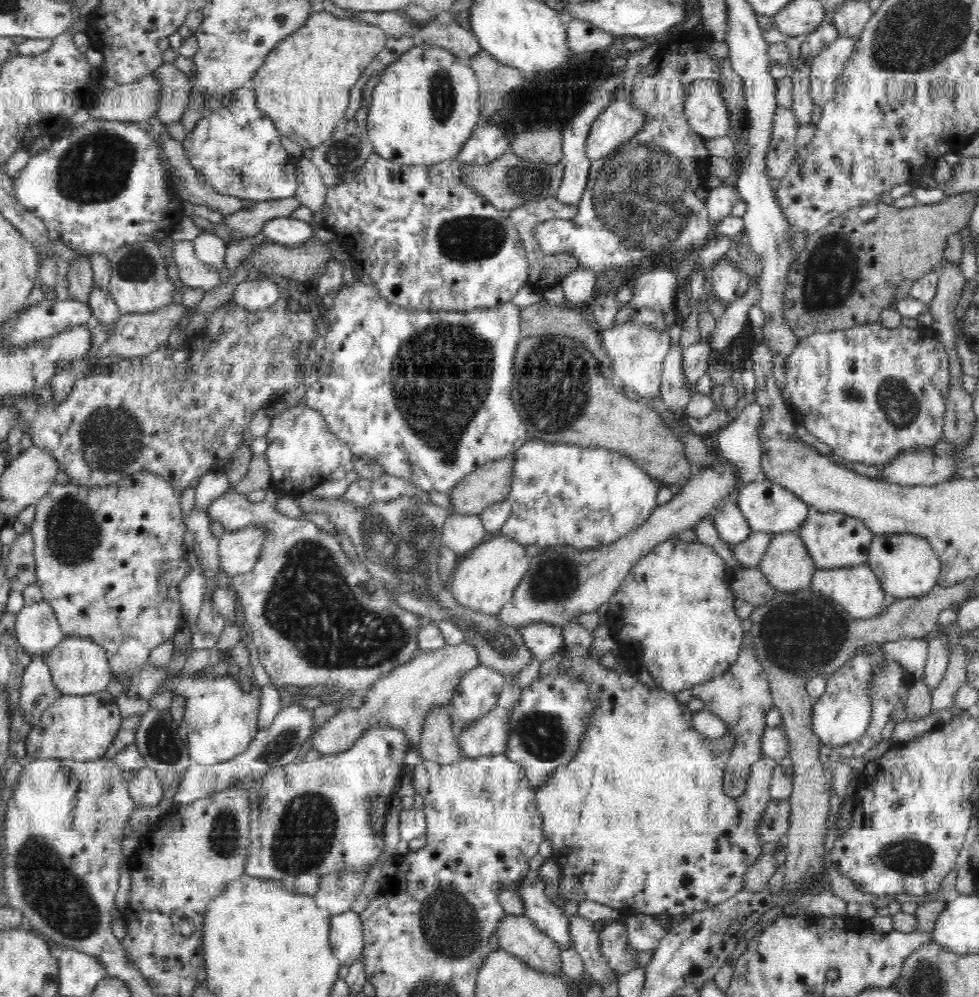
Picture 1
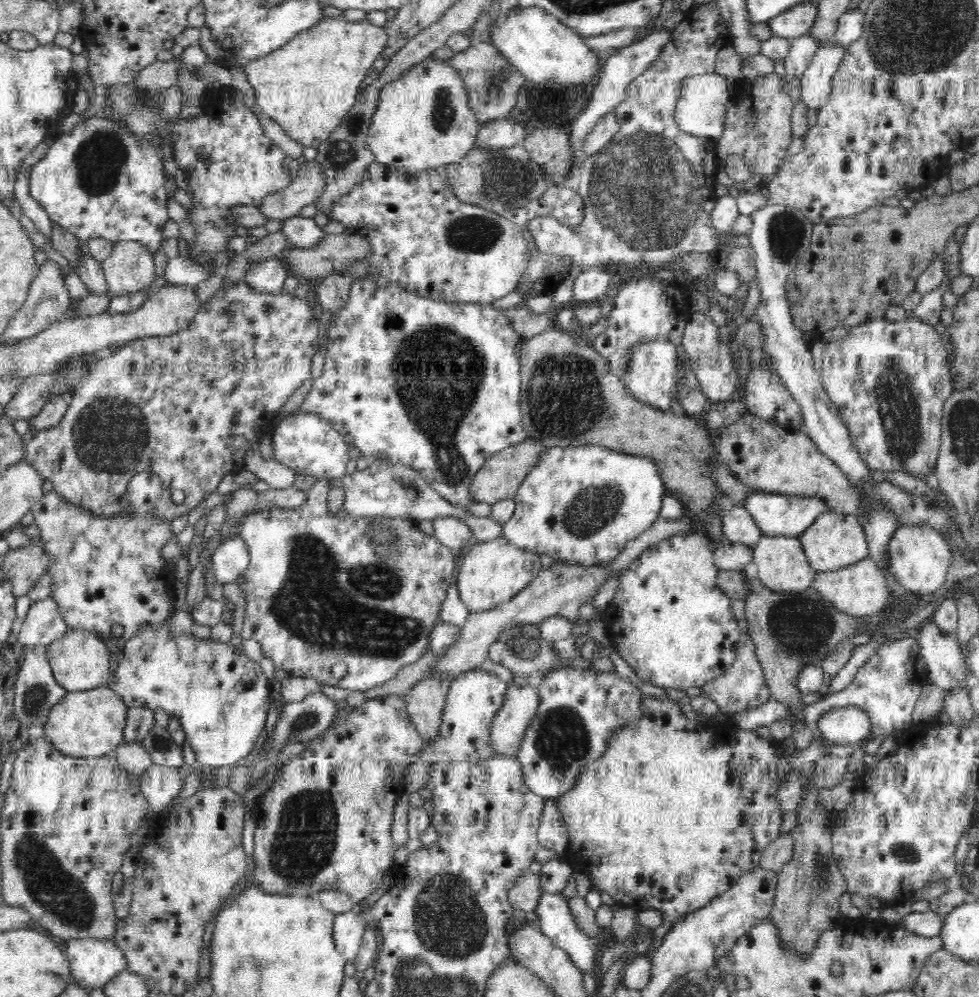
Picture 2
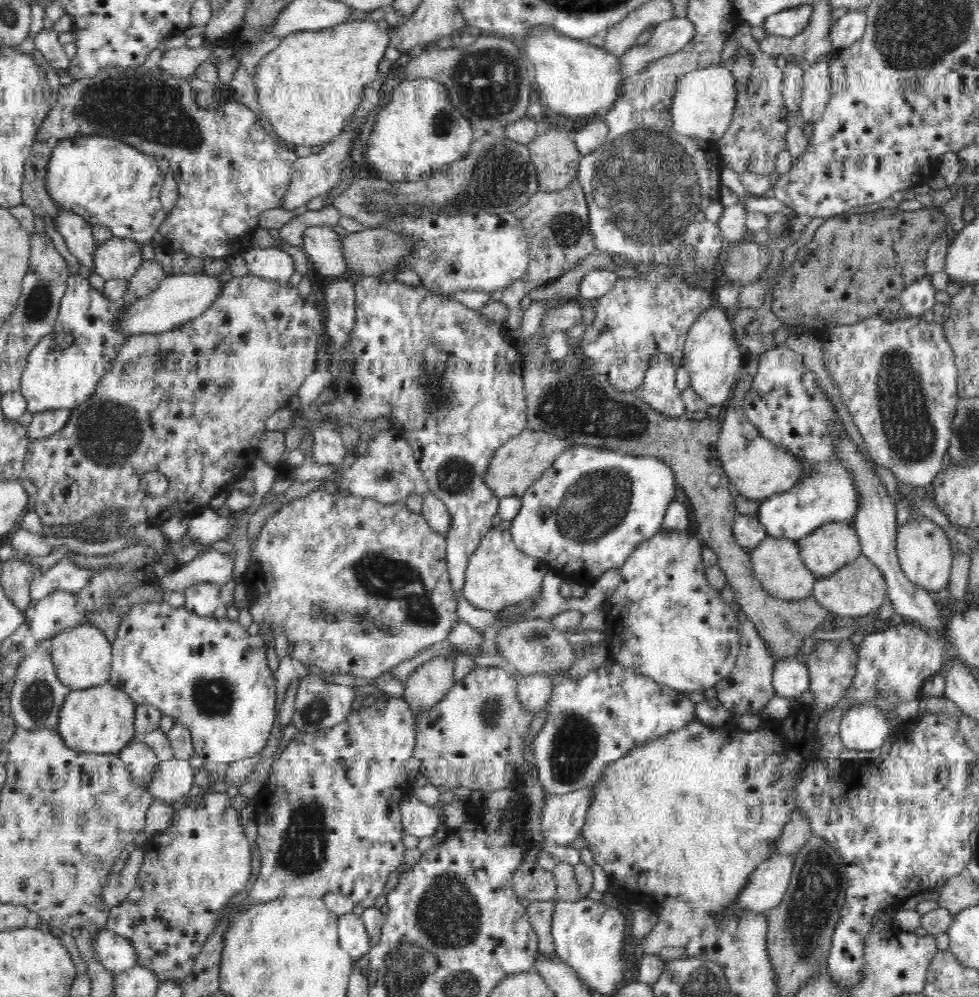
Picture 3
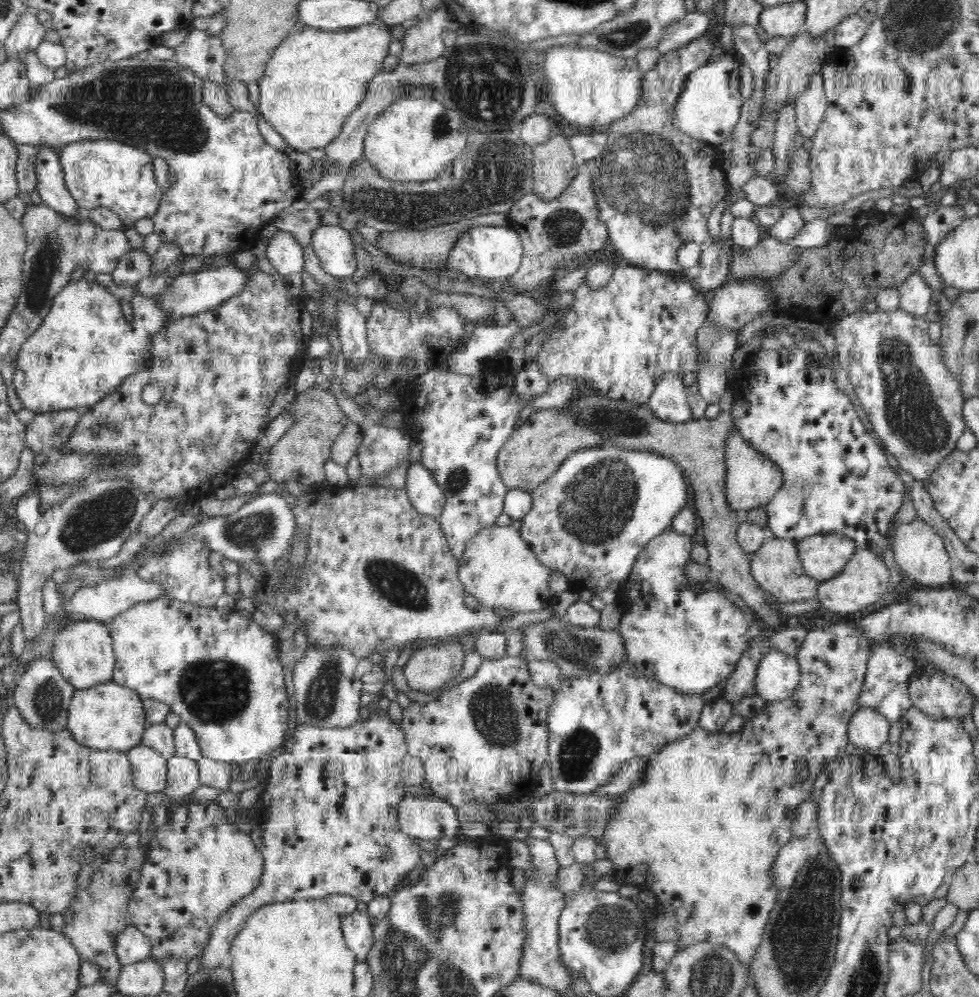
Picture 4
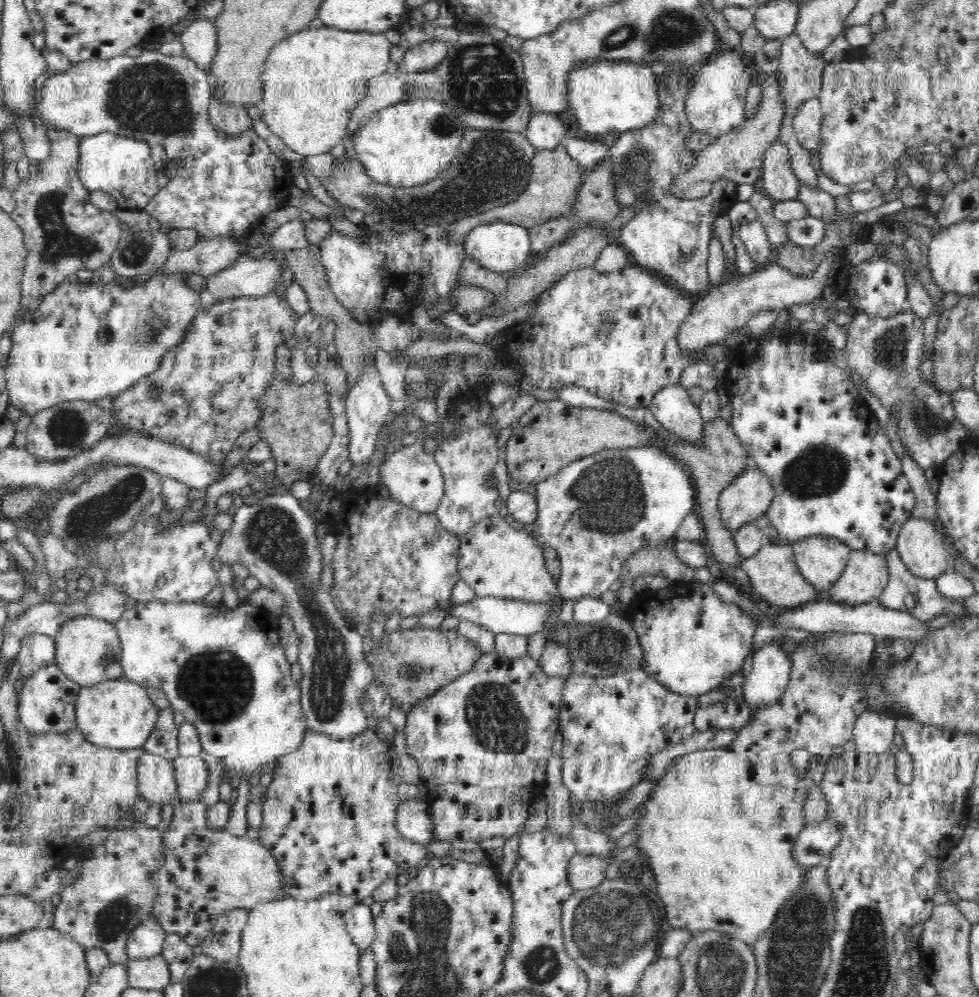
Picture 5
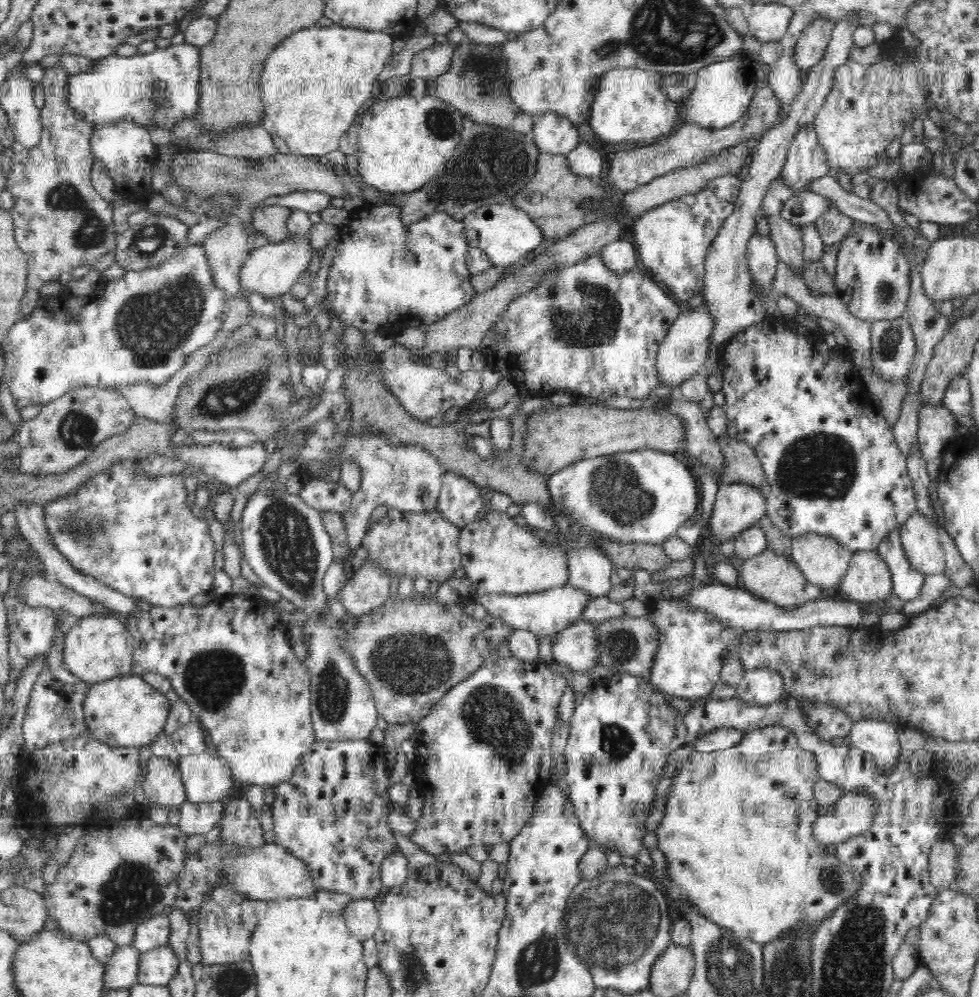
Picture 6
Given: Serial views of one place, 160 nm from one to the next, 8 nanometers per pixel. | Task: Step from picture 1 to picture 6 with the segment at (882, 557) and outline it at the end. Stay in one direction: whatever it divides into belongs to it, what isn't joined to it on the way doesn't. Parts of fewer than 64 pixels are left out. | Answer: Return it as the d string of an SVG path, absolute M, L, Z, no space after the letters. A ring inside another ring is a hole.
M921 512L909 516L899 528L899 533L912 569L925 576L944 573L945 552L938 531Z

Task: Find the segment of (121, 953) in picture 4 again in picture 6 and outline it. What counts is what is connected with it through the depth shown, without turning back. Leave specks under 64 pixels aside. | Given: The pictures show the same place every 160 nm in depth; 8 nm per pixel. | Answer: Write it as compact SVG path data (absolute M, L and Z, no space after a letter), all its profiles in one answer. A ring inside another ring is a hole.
M168 914L154 915L138 925L132 945L140 953L150 952L154 948L166 945L170 933Z

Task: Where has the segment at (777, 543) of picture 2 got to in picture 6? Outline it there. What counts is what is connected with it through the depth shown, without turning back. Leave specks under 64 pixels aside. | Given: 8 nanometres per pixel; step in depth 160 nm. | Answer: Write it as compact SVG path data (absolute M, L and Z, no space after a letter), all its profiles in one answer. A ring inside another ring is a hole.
M768 548L752 558L737 562L737 566L740 569L739 575L742 578L742 584L747 591L759 599L773 602L779 607L797 607L811 600L829 598L833 593L829 589L810 584L794 561L788 560Z

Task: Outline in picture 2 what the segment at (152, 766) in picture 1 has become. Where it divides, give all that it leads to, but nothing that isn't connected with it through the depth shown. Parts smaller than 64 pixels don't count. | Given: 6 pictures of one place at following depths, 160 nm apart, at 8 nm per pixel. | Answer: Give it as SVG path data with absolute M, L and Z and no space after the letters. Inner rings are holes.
M155 724L140 743L151 756L153 764L176 769L185 764L182 748L172 740L170 731L164 726Z

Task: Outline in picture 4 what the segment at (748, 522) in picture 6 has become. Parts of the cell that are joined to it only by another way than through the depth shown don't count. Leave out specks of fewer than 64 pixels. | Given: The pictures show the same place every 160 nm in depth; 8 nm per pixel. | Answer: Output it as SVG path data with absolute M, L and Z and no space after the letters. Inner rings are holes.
M734 426L732 434L725 440L725 491L728 507L740 512L741 516L747 510L764 507L784 483L784 475L774 461L760 453L742 437L741 431Z

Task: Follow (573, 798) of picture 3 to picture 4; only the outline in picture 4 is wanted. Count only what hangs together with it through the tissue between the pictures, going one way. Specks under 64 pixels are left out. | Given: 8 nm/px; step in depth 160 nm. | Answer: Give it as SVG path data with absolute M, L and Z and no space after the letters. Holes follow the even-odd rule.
M649 757L627 760L627 763L618 770L618 774L609 780L606 786L598 788L593 794L602 797L616 797L628 792L630 788L640 785L646 779L650 764Z

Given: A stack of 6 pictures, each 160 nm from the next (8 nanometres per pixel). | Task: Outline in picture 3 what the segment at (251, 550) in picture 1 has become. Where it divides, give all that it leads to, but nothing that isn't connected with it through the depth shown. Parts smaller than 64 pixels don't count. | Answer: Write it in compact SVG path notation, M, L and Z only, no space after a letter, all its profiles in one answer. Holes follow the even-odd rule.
M218 550L203 551L179 570L160 577L164 594L178 589L188 589L197 582L226 584L234 579L234 554L227 556Z

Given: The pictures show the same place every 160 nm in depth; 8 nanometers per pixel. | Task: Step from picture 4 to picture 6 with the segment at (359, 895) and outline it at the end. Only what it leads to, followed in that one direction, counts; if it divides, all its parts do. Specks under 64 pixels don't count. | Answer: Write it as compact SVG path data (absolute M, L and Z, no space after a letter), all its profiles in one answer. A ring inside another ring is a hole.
M362 739L362 740L345 740L345 741L321 741L316 740L314 744L301 756L300 766L296 769L294 769L294 774L286 780L286 782L280 784L274 785L274 806L272 806L272 816L273 816L273 825L274 825L274 836L276 837L276 840L274 840L273 844L278 845L278 847L284 848L284 850L288 851L290 854L293 854L296 858L299 858L300 860L303 860L305 862L306 868L309 870L309 873L311 874L311 879L314 885L314 888L316 891L320 892L320 890L328 890L330 892L343 892L346 894L349 894L353 900L357 899L375 899L377 897L377 894L382 888L382 881L381 881L381 864L388 858L388 856L392 856L392 852L398 852L400 849L398 847L398 842L396 841L396 838L394 836L395 832L388 824L388 814L390 814L393 804L389 799L389 790L391 788L390 786L390 778L391 778L391 770L384 764L384 748L382 746L378 746L378 744L373 744L368 741L368 739Z

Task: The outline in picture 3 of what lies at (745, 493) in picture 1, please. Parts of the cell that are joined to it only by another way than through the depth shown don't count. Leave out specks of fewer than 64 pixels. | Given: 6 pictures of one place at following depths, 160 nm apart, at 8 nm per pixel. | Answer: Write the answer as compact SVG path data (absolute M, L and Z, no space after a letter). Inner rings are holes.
M782 345L759 354L758 360L742 411L764 439L784 447L792 455L804 459L809 466L800 482L796 482L788 492L759 501L757 517L767 536L797 541L829 522L853 525L859 494L849 470L837 459L833 450L838 432L846 432L846 429L816 374L806 368L800 354Z

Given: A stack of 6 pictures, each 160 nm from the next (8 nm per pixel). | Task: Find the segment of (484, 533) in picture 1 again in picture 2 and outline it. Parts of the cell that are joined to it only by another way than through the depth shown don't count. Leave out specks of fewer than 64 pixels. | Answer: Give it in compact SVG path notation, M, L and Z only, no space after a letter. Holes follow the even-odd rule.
M440 516L434 518L432 523L433 536L455 553L460 553L471 541L474 541L470 525L461 518Z

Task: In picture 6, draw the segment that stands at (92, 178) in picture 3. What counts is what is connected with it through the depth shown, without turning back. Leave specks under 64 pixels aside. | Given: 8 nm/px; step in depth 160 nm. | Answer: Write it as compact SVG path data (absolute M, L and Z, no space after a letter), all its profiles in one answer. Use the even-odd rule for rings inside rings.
M124 118L120 122L108 122L93 130L90 149L93 158L103 164L112 178L116 190L122 196L129 196L138 202L147 200L154 194L152 190L152 167L157 160L157 147L152 143L148 129Z

